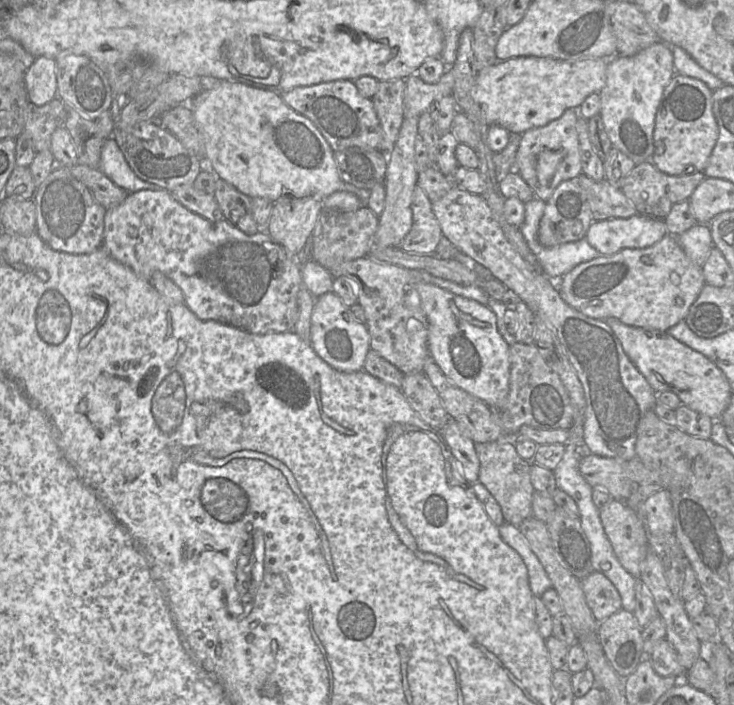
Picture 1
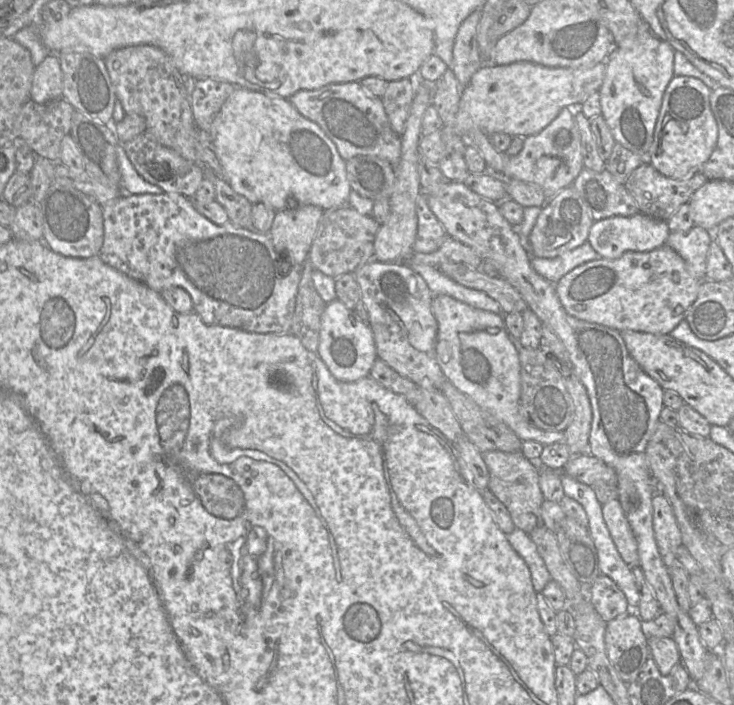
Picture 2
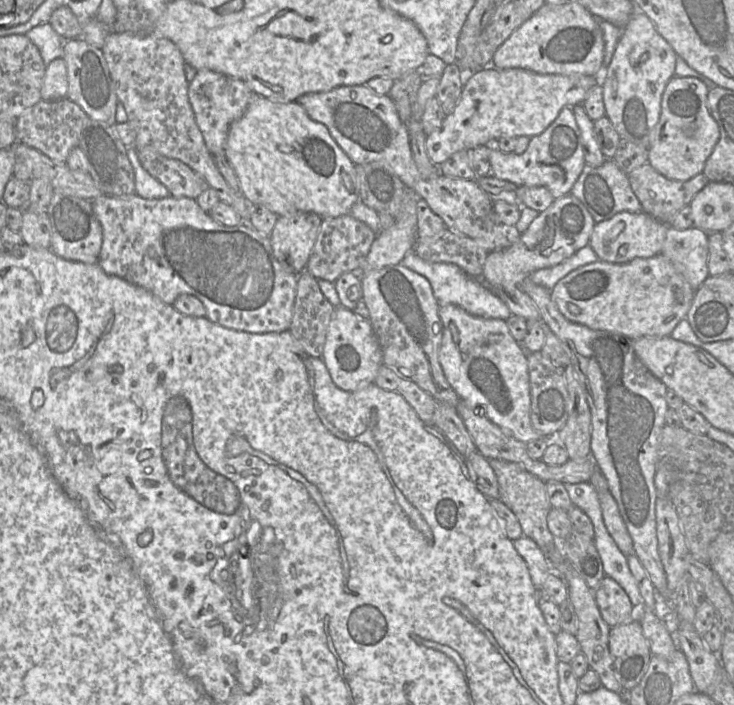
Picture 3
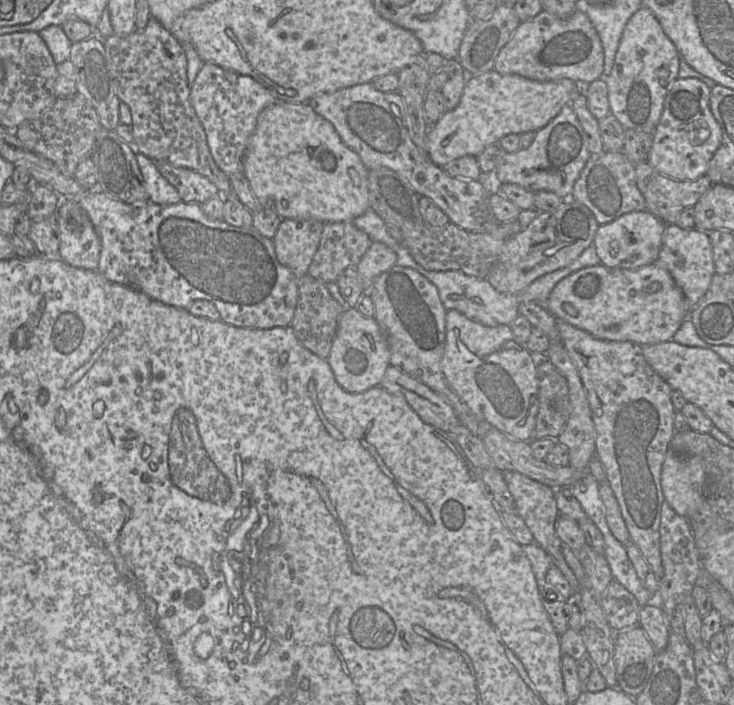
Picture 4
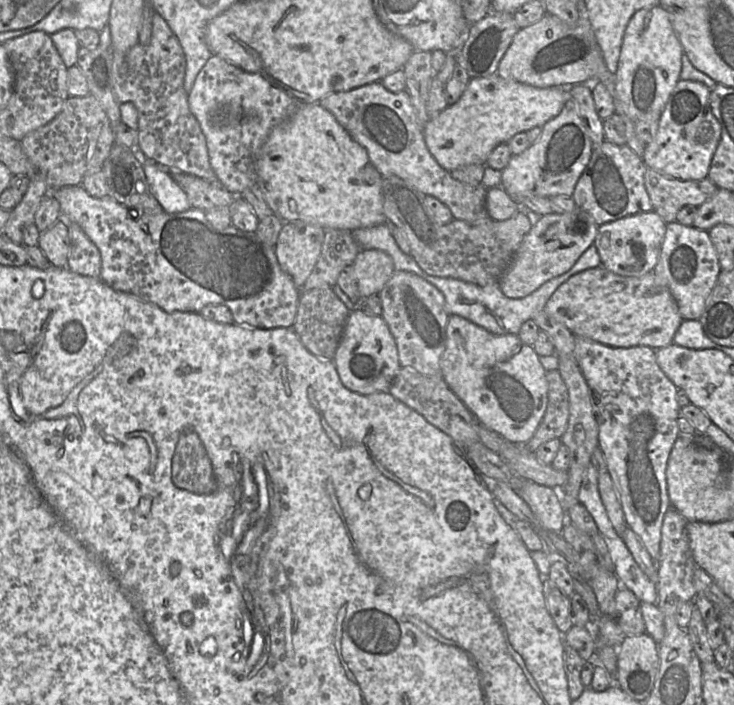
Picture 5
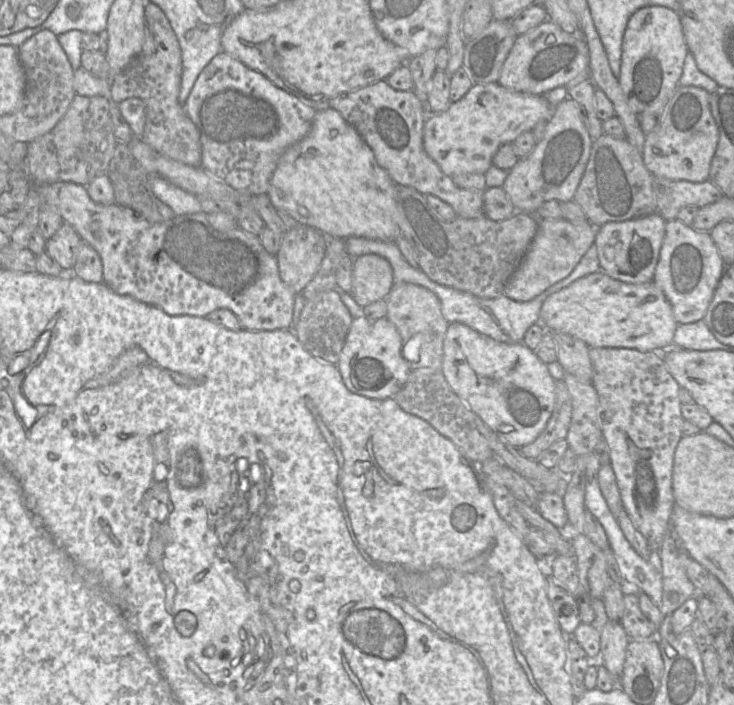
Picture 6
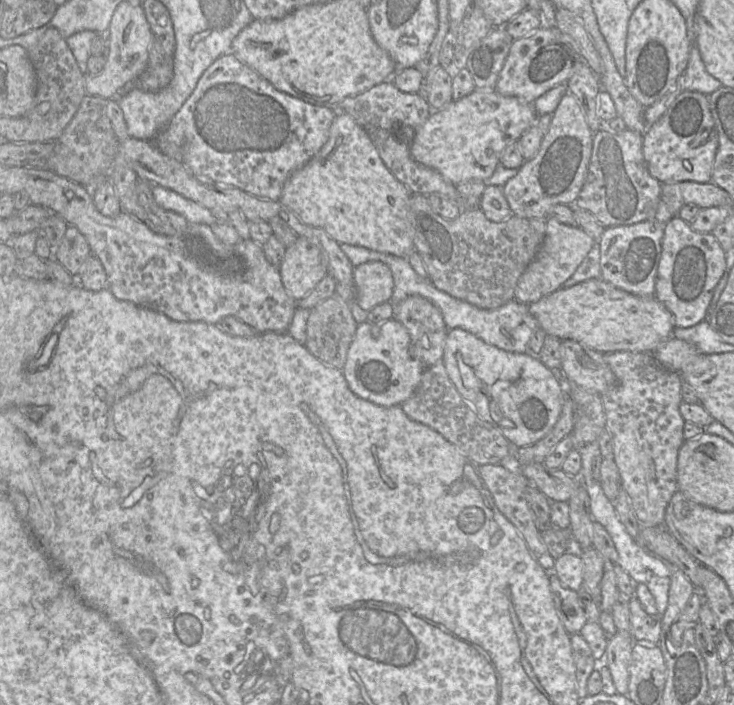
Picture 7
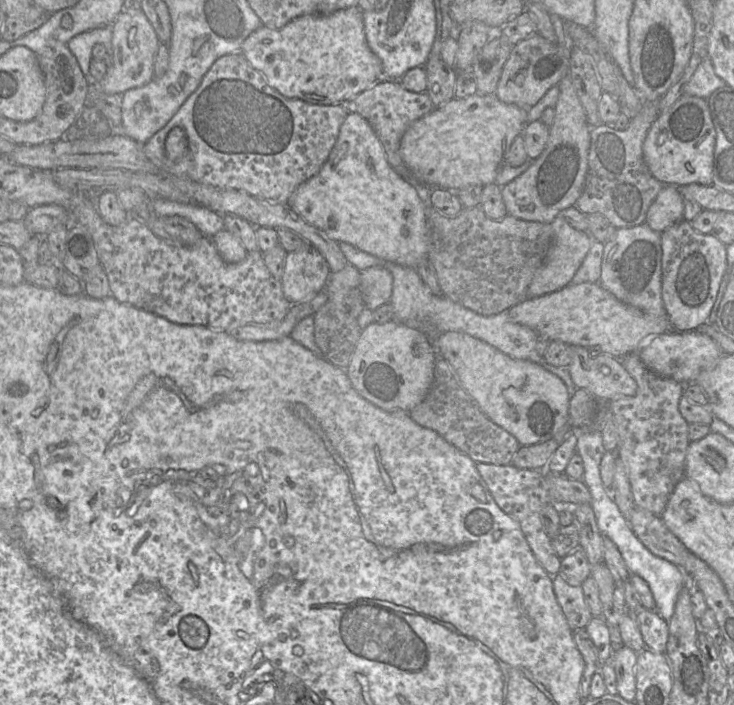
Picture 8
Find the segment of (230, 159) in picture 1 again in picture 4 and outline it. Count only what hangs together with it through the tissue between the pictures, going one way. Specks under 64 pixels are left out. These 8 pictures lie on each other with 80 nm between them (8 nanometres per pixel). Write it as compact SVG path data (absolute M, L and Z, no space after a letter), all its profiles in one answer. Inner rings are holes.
M276 101L262 110L244 157L243 173L262 207L272 209L282 219L314 219L323 223L353 221L356 217L363 215L370 207L368 196L369 169L363 164L359 155L344 144L332 123L317 114L307 102Z

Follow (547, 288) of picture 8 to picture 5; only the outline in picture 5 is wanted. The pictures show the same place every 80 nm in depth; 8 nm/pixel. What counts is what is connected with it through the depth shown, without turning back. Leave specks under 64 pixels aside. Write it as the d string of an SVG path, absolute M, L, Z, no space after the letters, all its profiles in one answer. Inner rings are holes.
M579 207L568 213L543 215L532 225L516 250L498 284L508 298L528 296L550 279L569 271L579 257L592 245L598 225L590 214Z

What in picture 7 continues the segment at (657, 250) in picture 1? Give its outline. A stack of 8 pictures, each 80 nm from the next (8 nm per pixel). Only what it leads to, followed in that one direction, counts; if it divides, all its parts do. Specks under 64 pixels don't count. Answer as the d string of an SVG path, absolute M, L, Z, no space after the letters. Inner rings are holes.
M602 278L560 288L529 304L529 312L547 335L574 340L600 353L650 352L668 340L675 328L669 310L655 297L639 296Z

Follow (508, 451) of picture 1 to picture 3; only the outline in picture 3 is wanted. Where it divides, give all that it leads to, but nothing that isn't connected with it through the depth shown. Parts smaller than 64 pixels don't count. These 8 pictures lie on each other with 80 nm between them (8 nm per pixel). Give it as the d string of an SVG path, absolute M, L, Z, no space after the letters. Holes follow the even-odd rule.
M487 459L493 468L500 491L500 500L509 507L518 518L523 535L531 538L546 553L550 549L559 547L559 542L549 531L547 516L552 508L546 491L546 482L526 471L519 464L499 459Z

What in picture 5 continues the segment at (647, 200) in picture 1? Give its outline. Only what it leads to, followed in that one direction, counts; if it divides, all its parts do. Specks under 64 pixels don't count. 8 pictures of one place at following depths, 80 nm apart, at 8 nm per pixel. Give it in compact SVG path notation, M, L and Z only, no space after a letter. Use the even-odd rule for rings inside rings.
M648 167L644 174L644 185L653 211L666 224L676 221L676 215L681 208L685 206L698 207L718 190L709 178L678 180Z

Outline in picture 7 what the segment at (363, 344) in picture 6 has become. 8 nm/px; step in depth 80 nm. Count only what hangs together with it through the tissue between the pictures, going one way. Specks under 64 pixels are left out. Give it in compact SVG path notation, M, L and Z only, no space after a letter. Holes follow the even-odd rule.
M394 318L383 322L358 324L342 370L349 388L357 396L377 405L401 405L417 388L425 370L423 364L409 354L410 334Z

